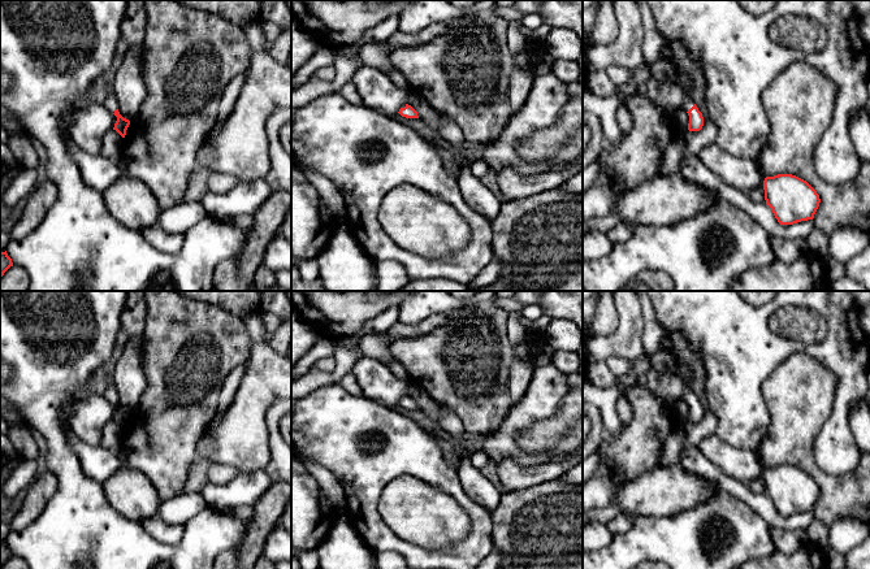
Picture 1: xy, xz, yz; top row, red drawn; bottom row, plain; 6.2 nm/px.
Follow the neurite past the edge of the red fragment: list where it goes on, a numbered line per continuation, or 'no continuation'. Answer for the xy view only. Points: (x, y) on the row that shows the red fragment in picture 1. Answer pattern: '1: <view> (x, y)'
1: xy (111, 103)

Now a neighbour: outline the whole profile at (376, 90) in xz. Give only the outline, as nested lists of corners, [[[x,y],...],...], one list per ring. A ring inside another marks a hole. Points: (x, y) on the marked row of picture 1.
[[[360,65],[351,78],[362,104],[389,117],[408,104],[410,91],[397,87],[382,71]]]

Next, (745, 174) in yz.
[[[715,143],[704,147],[698,157],[723,182],[737,187],[745,194],[763,183],[766,178],[754,160],[737,158]]]

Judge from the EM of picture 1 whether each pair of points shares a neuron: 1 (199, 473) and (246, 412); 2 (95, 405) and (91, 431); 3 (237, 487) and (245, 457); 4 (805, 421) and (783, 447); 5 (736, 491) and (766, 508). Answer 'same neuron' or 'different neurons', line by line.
1: different neurons
2: same neuron
3: different neurons
4: same neuron
5: same neuron

